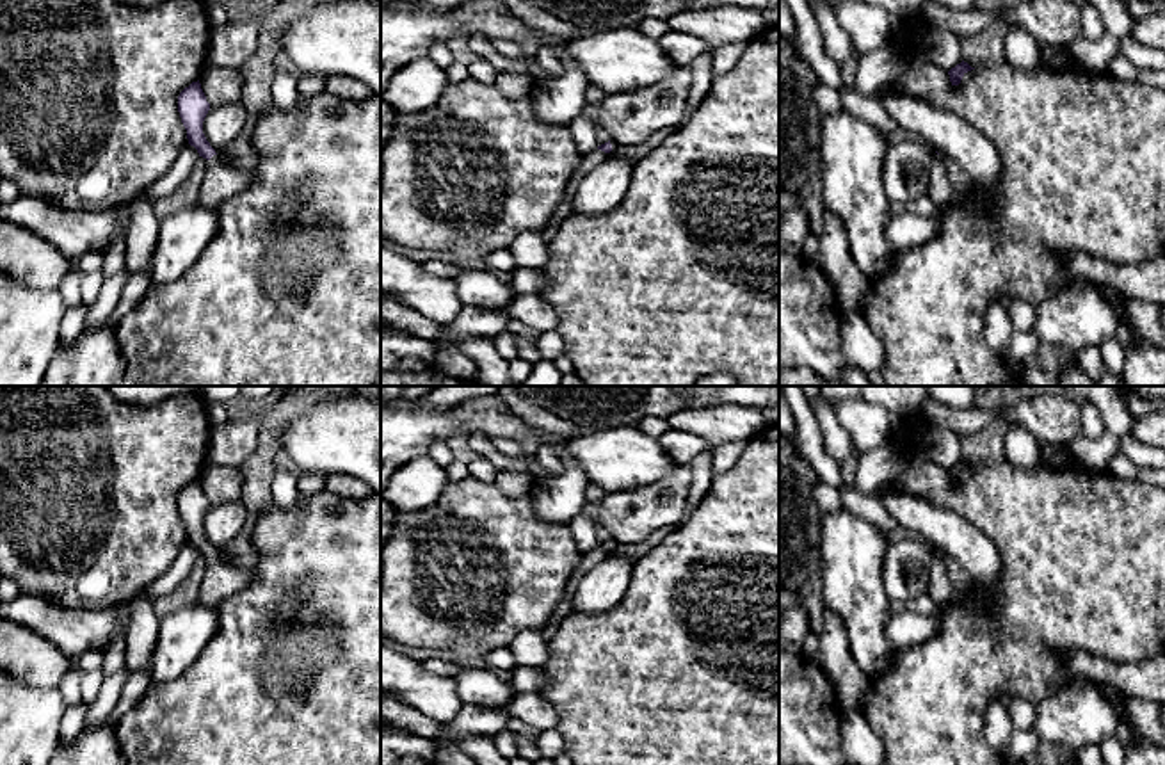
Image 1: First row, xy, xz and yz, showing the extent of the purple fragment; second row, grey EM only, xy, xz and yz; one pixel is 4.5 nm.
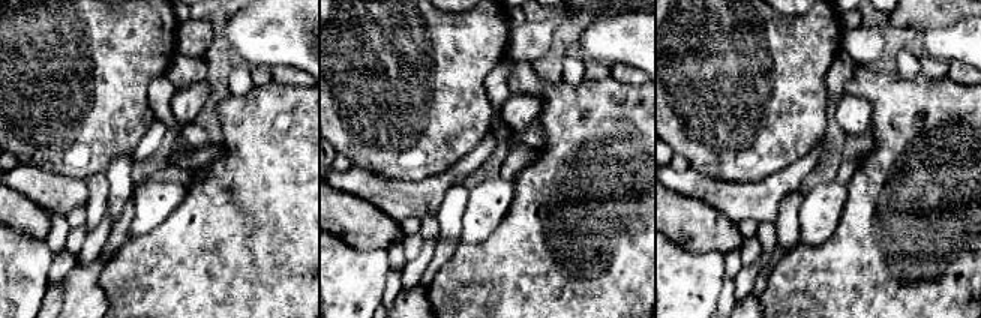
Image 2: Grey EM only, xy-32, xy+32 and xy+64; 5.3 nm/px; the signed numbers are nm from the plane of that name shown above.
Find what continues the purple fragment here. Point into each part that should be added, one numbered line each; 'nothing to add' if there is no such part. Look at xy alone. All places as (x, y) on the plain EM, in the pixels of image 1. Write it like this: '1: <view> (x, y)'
1: xy (221, 580)

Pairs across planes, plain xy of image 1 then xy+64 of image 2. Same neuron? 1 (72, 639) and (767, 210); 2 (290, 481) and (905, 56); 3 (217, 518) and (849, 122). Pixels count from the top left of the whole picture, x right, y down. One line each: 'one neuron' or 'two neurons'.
1: one neuron
2: one neuron
3: one neuron

